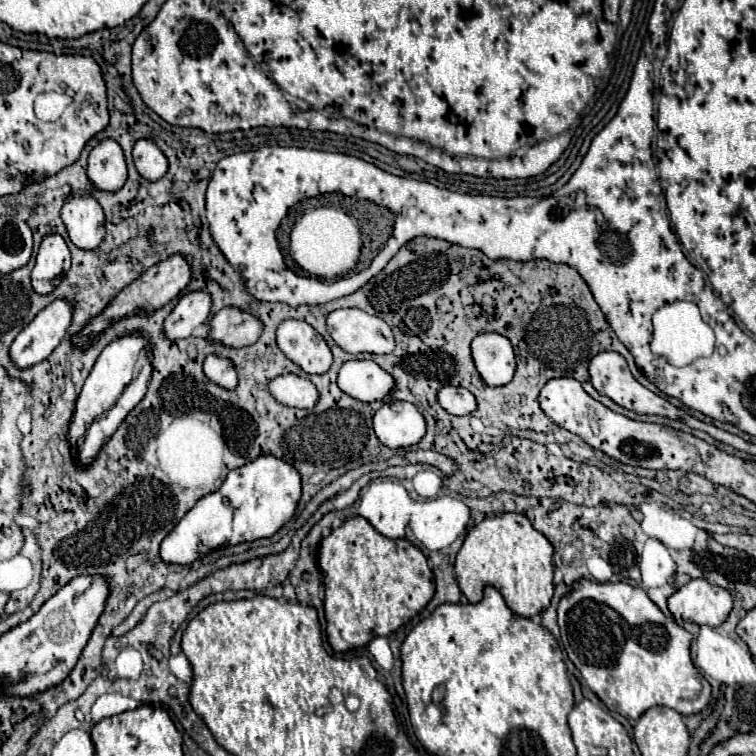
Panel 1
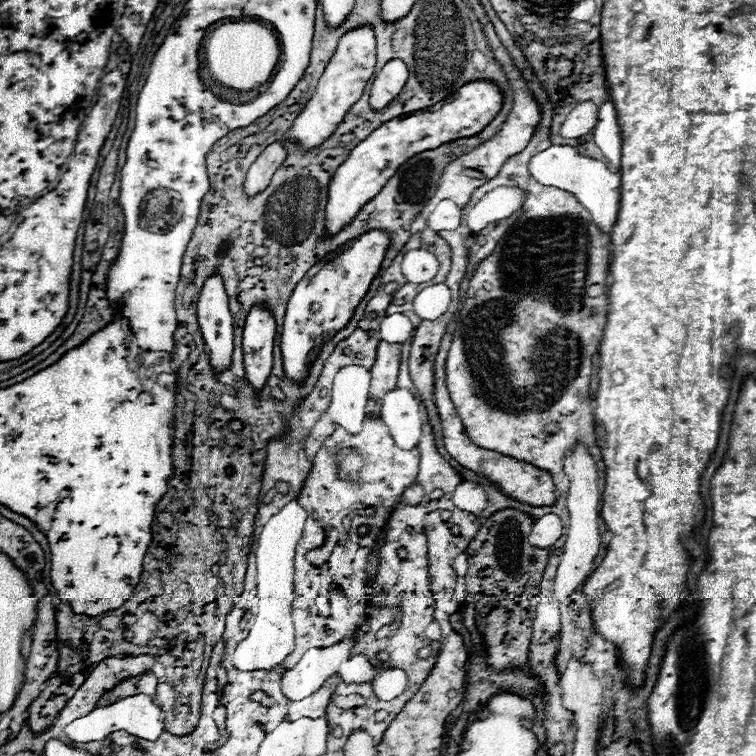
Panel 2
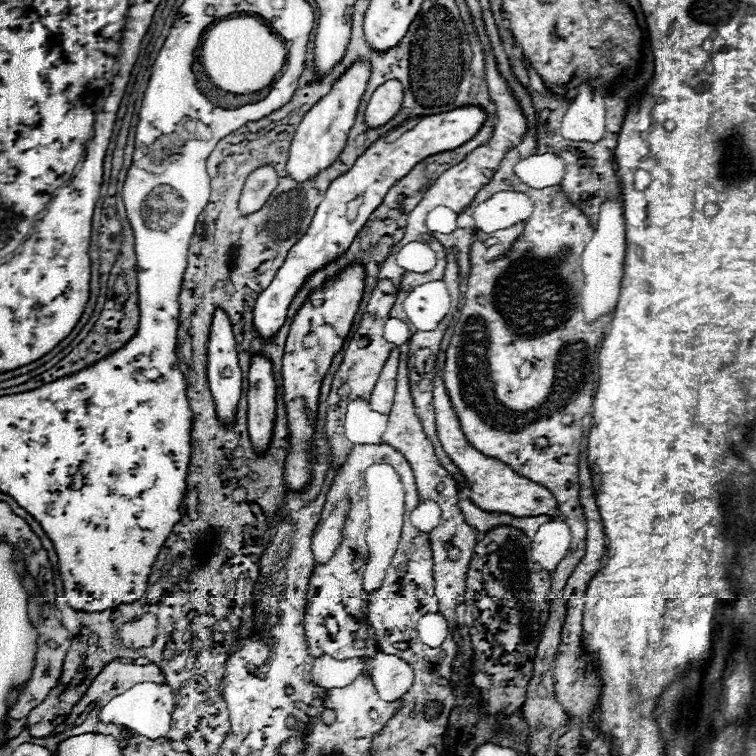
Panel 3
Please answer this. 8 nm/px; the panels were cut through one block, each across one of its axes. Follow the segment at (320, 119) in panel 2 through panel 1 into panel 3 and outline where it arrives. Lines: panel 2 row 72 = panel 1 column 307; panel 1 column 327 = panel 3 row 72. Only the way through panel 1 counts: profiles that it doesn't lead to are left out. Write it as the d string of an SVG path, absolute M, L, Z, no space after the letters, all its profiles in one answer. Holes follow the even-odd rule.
M356 60L340 78L338 82L334 82L332 90L322 96L302 118L302 122L298 124L294 136L292 136L292 142L290 142L290 154L288 154L288 166L286 166L286 172L298 180L298 182L304 182L308 178L312 178L316 172L328 168L336 158L338 154L342 152L344 144L346 144L346 138L348 138L348 132L354 124L354 118L356 118L356 110L358 110L358 104L366 92L366 86L368 86L368 80L370 80L370 72L372 72L372 66L370 62L366 60Z

